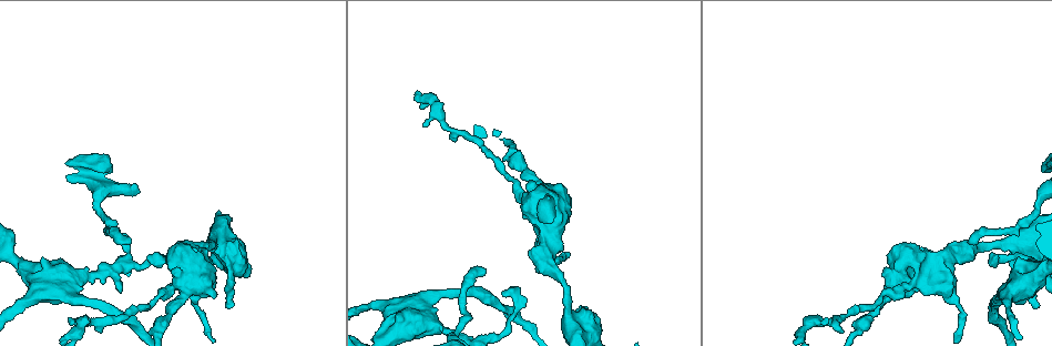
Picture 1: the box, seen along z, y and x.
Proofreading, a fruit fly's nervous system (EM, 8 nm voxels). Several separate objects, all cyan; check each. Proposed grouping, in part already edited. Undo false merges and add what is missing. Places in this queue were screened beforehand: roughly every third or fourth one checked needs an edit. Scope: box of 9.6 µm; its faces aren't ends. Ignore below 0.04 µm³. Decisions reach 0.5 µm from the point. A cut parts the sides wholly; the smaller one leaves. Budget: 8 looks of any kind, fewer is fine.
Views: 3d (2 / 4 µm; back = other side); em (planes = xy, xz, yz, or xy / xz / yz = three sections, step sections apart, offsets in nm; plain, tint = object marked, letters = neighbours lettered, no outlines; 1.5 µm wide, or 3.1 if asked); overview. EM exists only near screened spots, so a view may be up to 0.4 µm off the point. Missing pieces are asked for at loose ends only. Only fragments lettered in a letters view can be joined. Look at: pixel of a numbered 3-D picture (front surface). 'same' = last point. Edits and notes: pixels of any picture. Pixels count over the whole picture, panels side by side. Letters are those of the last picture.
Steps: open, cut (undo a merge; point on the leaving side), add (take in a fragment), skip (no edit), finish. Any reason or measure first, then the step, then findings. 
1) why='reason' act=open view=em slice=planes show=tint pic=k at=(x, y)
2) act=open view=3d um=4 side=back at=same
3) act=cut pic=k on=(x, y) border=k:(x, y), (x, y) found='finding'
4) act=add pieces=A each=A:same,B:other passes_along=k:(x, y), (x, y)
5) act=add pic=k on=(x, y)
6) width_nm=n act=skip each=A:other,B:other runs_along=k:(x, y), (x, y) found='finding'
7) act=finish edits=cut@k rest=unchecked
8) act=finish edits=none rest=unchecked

why='thick turns thin' act=open view=em slice=xy step=4 show=plain pic=1 at=(86, 276)

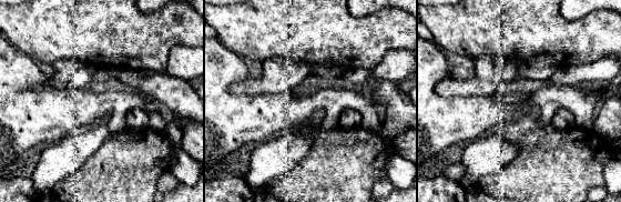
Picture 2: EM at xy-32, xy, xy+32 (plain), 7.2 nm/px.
why='what lies round it' act=open view=em slice=xy step=4 show=letters at=same

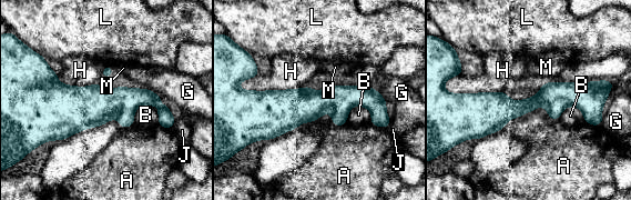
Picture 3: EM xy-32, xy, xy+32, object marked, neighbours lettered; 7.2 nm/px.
act=skip each=A:other,B:other,G:other,H:other,J:other,L:other,M:other runs_along=3:(40, 100), (153, 99), (170, 120) found='one neuron here'

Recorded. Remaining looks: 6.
why='free end' act=open view=em slice=planes show=letters pic=1 at=(1036, 308)

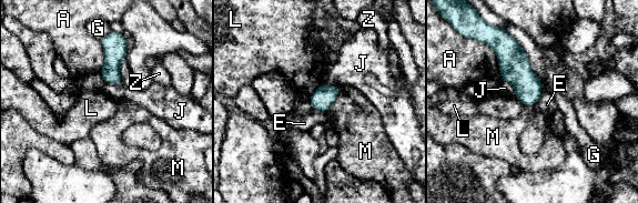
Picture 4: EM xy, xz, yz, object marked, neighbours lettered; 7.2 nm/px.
act=skip each=A:other,E:other,G:other,J:other,L:other,M:other,Z:other border=4:(337, 84), (337, 97), (325, 111) found='no lettered fragment goes on from it'

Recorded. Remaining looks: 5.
act=open view=3d um=4 side=back pic=1 at=(175, 286)

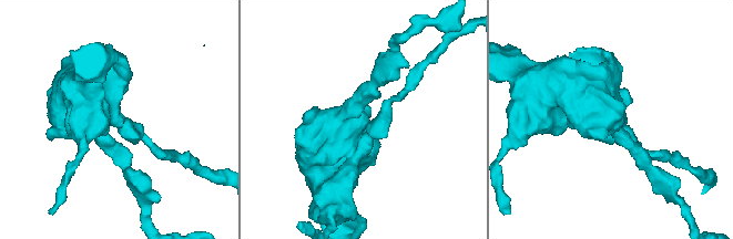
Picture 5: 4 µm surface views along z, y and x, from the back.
why='need the tissue' act=open view=em slice=xz step=4 show=letters pic=5 at=(114, 118)

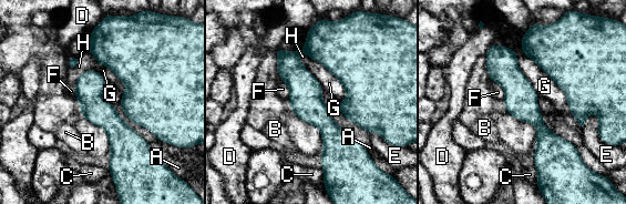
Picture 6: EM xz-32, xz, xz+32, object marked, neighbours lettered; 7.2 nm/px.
act=skip each=A:other,B:other,C:other,D:other,E:other,F:other,G:other,H:other runs_along=6:(317, 33), (295, 75), (329, 129), (328, 164) found='continuous, no second neuron'

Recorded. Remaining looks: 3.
act=finish edits=none rest=unchecked

